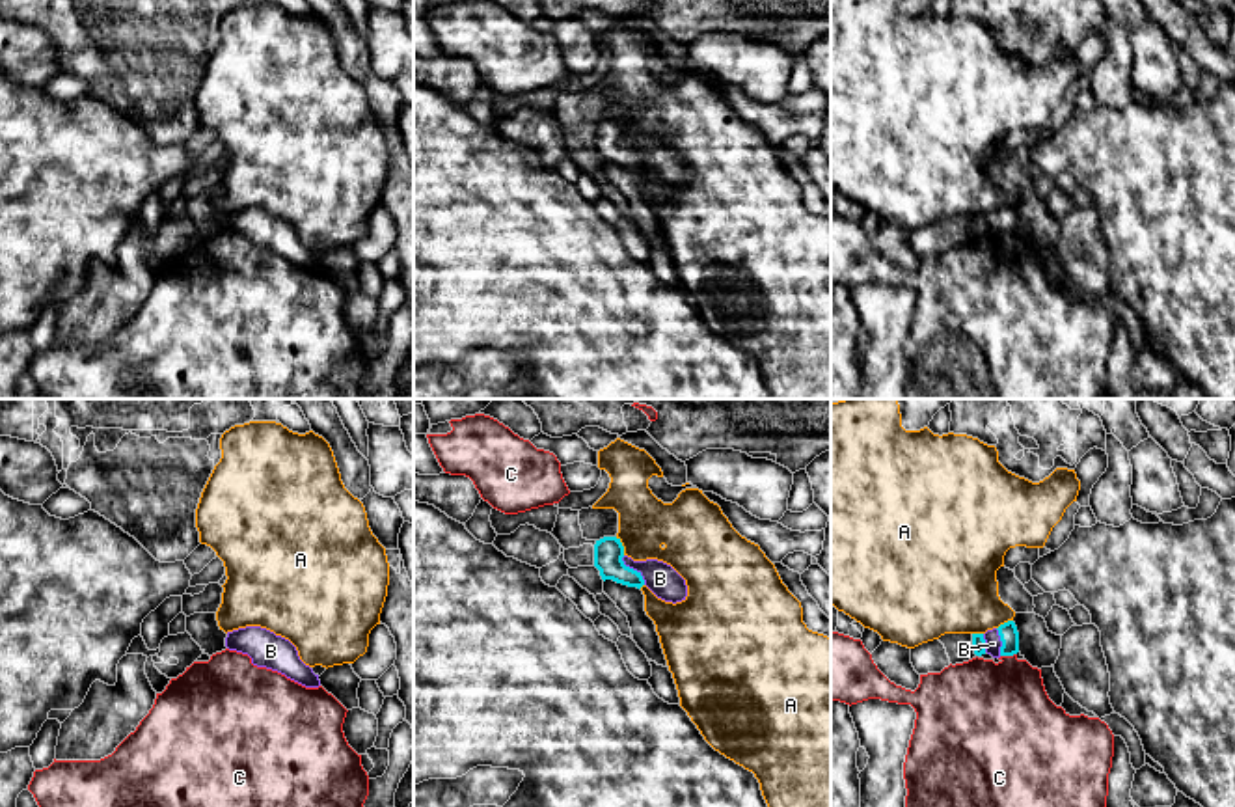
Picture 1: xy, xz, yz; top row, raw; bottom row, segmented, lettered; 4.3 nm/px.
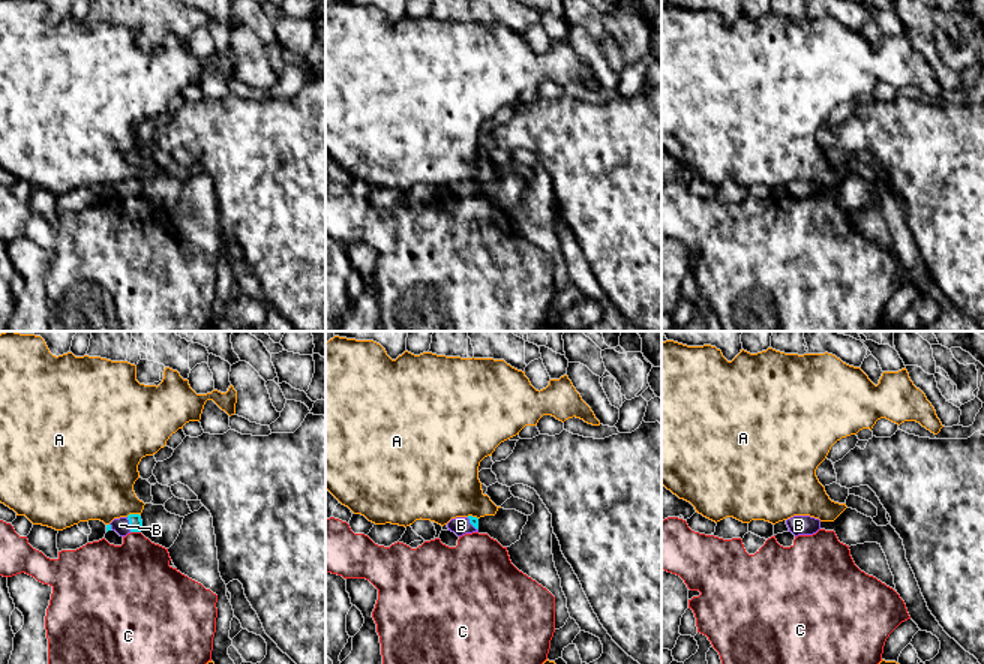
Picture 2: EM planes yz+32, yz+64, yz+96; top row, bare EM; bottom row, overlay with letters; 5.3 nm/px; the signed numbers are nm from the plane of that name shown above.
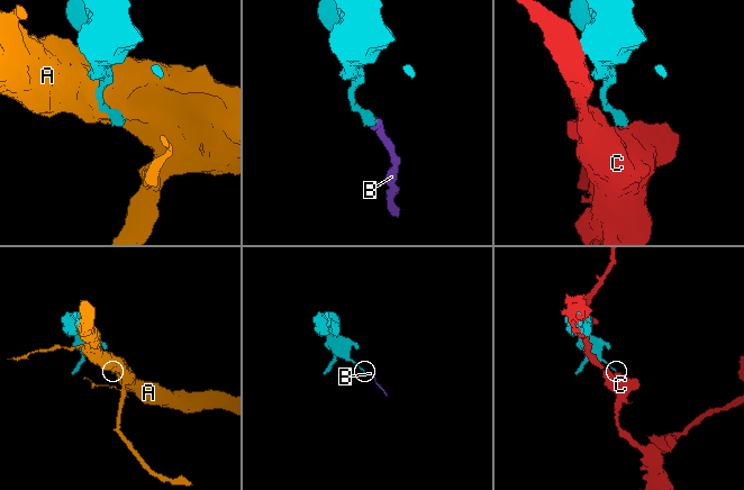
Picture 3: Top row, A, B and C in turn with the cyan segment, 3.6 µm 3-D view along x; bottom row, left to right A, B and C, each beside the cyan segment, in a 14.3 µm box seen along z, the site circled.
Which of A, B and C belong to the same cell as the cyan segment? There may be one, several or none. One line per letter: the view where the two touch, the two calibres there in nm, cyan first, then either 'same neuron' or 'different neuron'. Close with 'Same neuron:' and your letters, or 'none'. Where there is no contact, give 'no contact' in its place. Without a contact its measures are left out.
A: xz | 130/240 nm | different neuron
B: xz | 130/140 nm | same neuron
C: yz | 80/420 nm | different neuron
Same neuron: B

